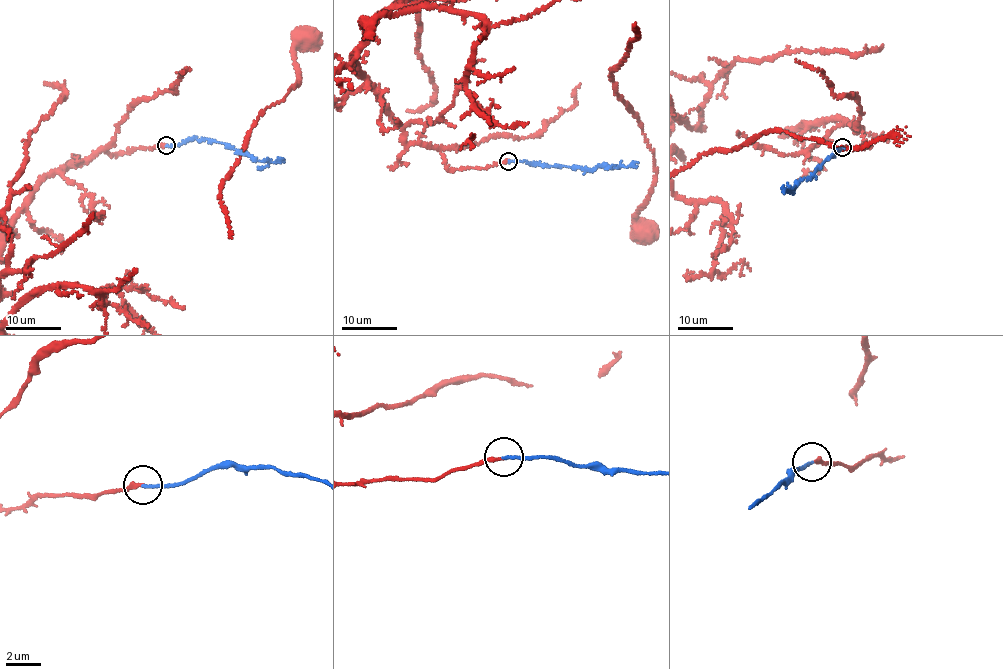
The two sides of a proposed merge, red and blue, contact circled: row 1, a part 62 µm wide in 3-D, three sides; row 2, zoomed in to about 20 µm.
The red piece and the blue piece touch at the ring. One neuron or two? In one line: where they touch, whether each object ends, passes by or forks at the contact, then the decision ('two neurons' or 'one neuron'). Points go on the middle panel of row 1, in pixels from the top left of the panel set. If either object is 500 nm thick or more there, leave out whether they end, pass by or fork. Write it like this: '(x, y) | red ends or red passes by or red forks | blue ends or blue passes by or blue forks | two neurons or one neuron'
(508, 161) | red ends | blue ends | one neuron

